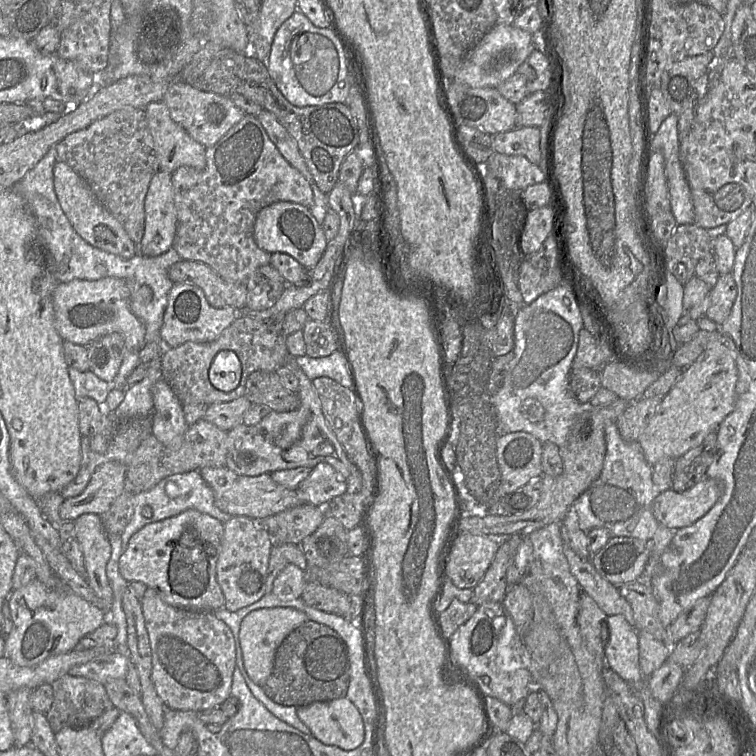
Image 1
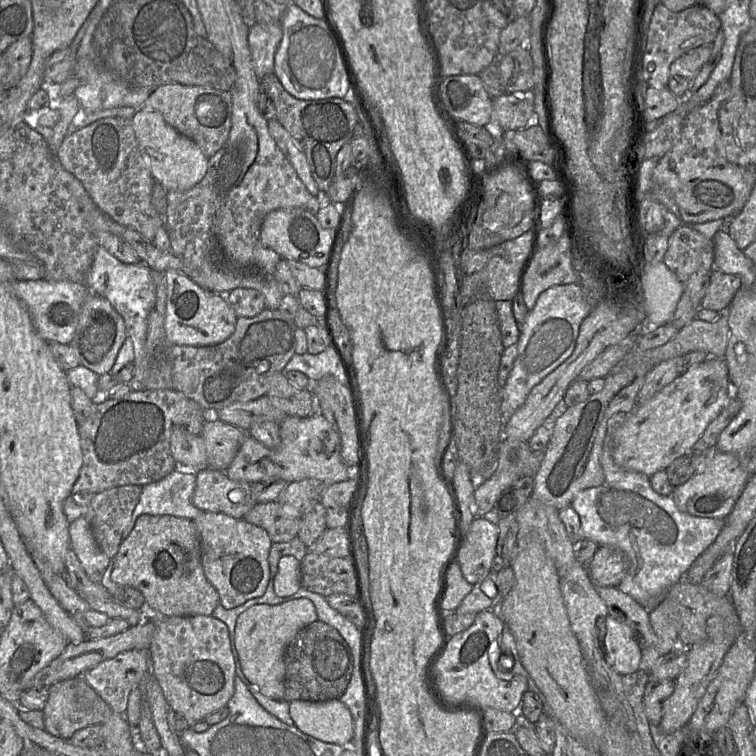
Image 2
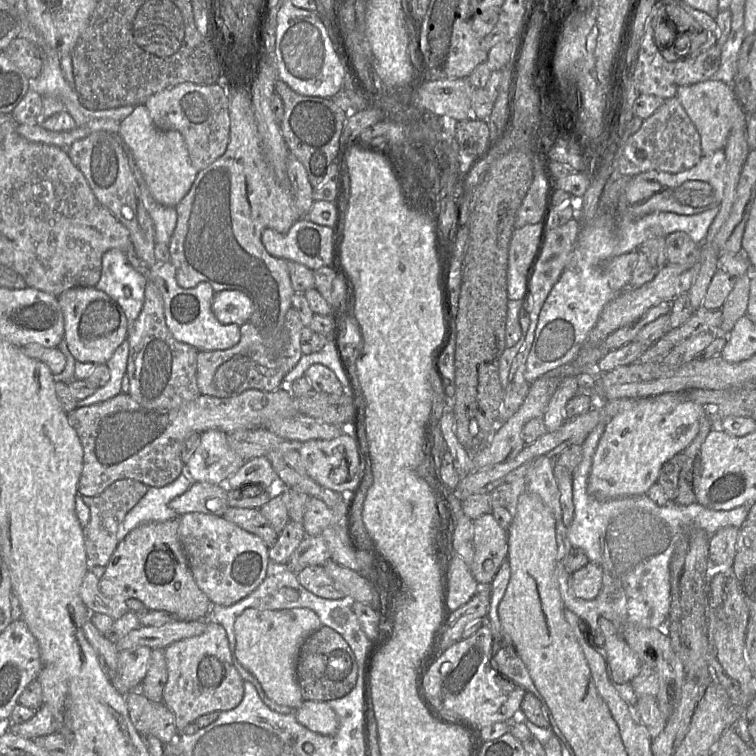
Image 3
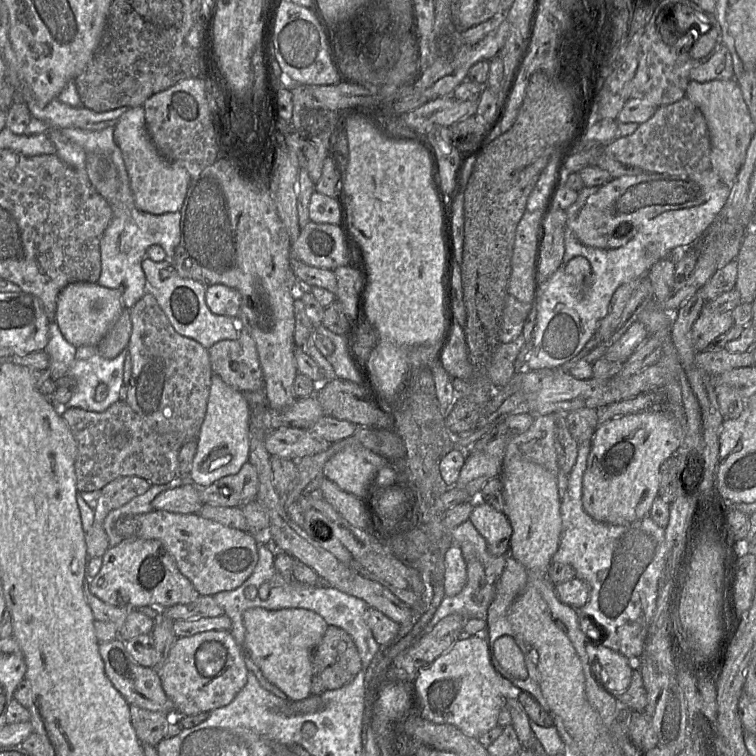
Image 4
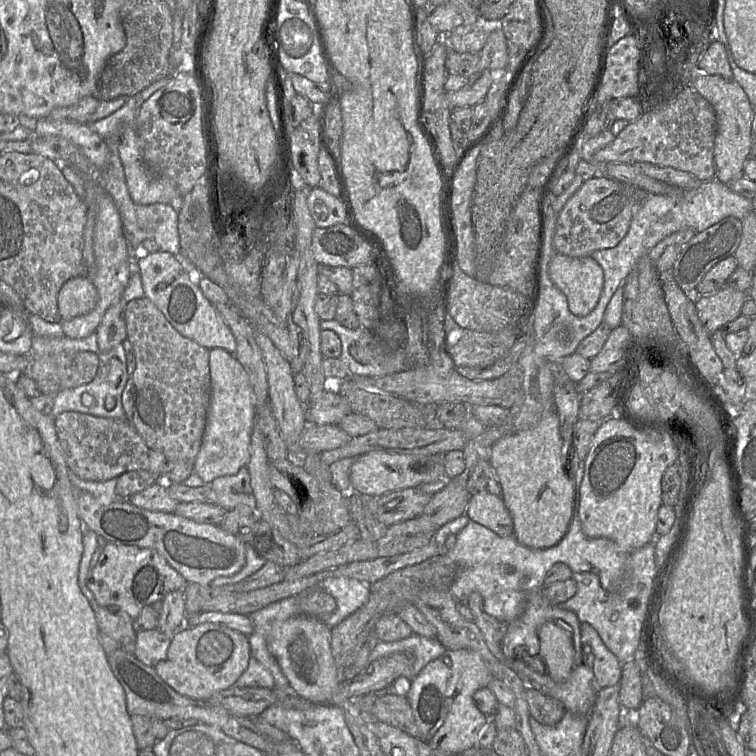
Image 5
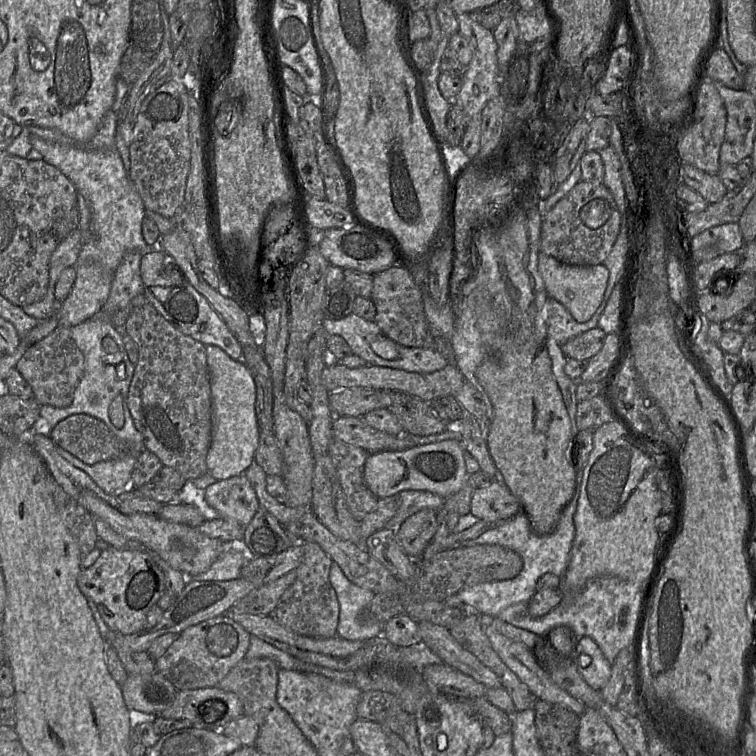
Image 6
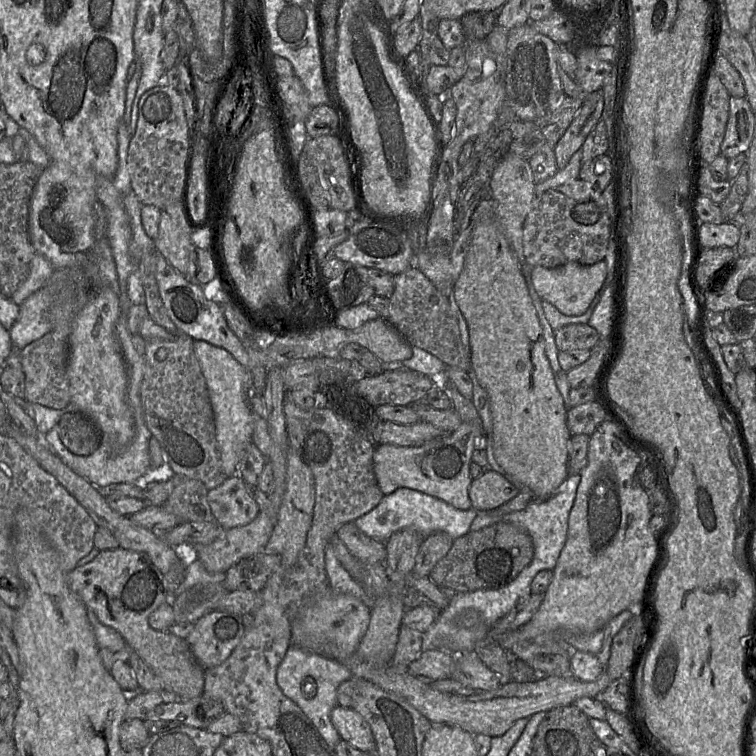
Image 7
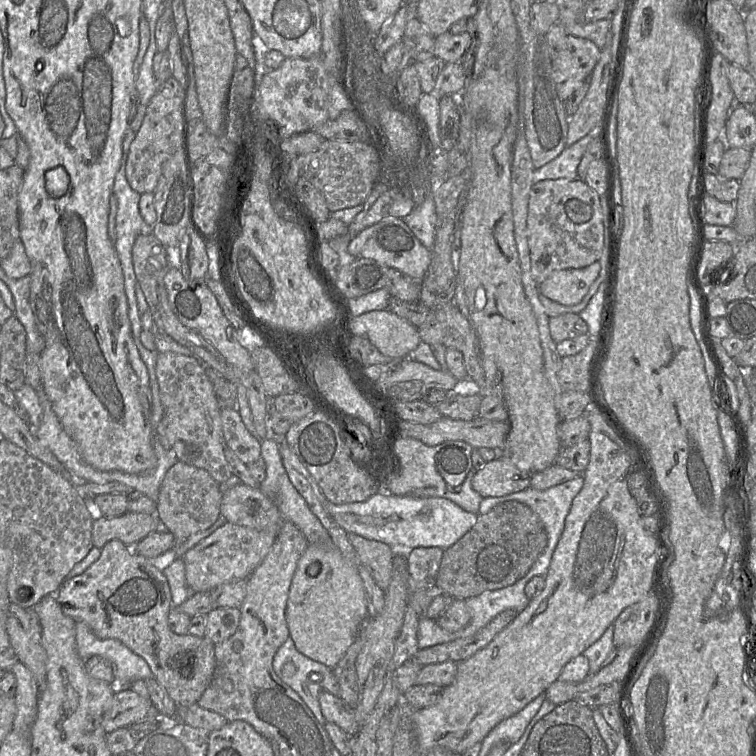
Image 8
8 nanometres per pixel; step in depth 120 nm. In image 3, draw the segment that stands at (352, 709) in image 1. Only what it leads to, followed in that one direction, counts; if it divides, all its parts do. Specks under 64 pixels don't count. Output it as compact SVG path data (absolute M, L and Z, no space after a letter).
M304 700L295 716L301 725L321 735L335 735L339 728L338 716L327 702Z

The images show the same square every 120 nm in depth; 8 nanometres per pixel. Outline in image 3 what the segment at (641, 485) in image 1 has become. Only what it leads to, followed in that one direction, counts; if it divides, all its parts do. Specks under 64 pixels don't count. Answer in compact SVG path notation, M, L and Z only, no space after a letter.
M610 418L602 419L582 443L582 458L573 475L574 518L567 529L567 536L572 547L583 549L589 562L599 565L603 571L602 589L596 598L601 617L610 620L618 628L628 623L644 628L658 628L667 619L670 610L670 560L676 542L682 536L689 537L693 529L703 529L712 536L728 526L740 528L747 521L750 505L728 511L708 509L696 502L680 505L674 501L666 506L658 506L647 494L604 502L594 499L587 491L588 479L596 448L610 421Z

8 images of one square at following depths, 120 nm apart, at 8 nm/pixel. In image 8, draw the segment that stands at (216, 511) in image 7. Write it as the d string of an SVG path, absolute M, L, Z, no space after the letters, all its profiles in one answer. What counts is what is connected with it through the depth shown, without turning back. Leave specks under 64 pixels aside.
M237 484L222 495L220 515L229 523L262 530L284 521L275 503L258 487Z

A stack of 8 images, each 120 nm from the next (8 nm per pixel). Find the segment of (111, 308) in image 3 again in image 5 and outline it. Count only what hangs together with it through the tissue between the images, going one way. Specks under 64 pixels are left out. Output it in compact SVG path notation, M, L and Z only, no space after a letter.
M78 276L64 283L57 300L61 320L70 320L89 313L97 304L98 292L89 277Z

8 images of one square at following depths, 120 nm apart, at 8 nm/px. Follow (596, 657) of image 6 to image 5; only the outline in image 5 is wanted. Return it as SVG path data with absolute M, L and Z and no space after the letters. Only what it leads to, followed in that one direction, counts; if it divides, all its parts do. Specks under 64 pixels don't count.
M581 624L581 644L584 663L593 673L593 687L603 689L620 684L622 662L605 646L597 631Z

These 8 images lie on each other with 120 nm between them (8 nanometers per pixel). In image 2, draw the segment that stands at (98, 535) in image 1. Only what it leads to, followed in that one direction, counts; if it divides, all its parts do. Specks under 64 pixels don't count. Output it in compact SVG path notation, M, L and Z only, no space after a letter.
M85 515L69 524L70 547L93 582L100 583L110 558L97 544Z

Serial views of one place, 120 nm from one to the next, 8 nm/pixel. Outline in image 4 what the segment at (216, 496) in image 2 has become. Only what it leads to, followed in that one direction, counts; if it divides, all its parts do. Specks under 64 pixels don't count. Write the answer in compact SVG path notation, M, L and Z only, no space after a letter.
M185 484L158 494L153 499L152 506L154 510L198 514L203 503L199 497L199 488L194 484Z

